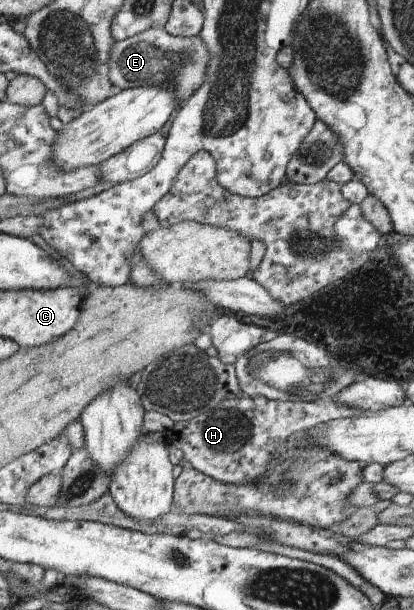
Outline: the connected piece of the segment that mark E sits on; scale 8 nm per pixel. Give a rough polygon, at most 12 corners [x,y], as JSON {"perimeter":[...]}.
{"perimeter":[[151,28],[111,49],[121,90],[161,86],[189,101],[211,61],[200,35]]}

